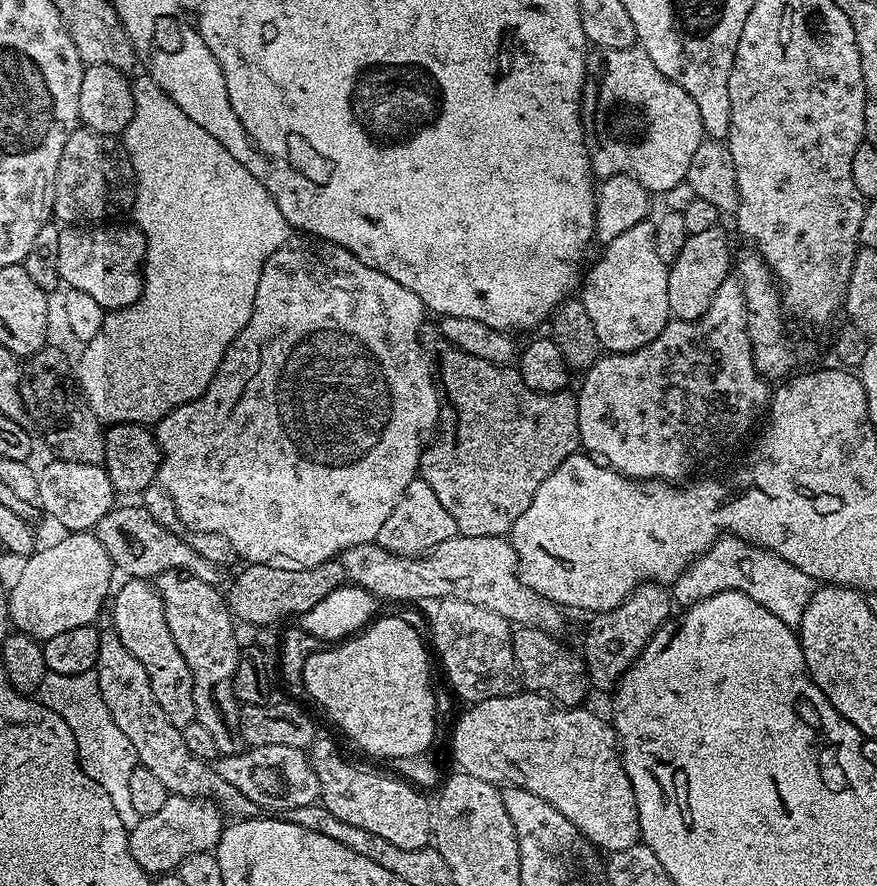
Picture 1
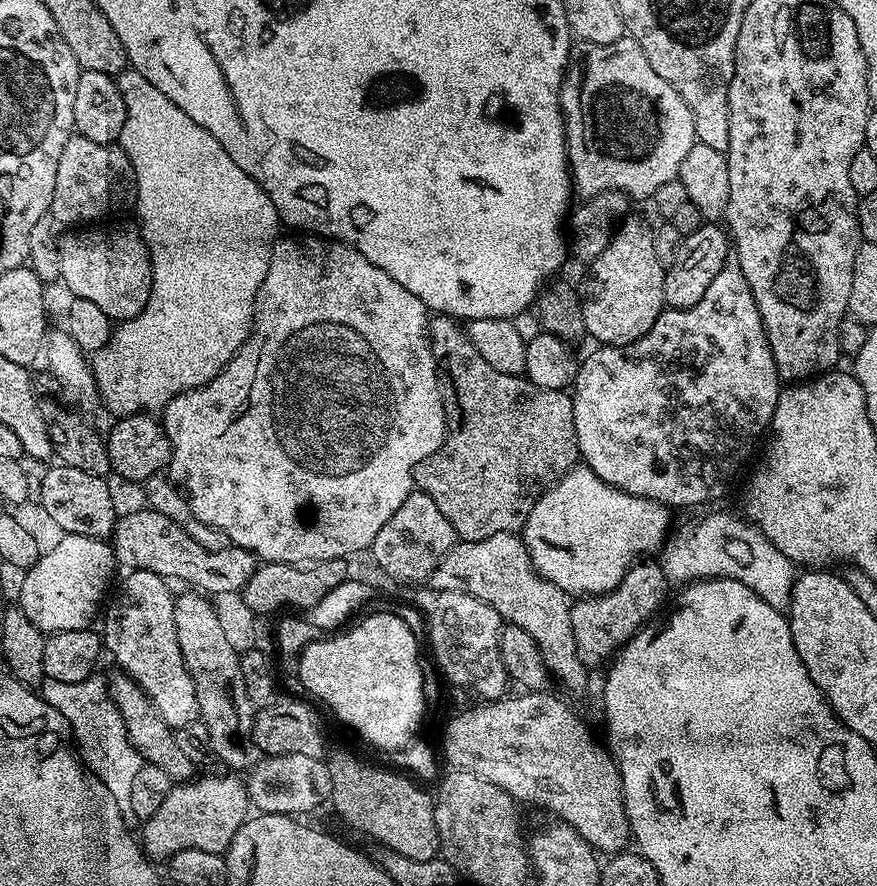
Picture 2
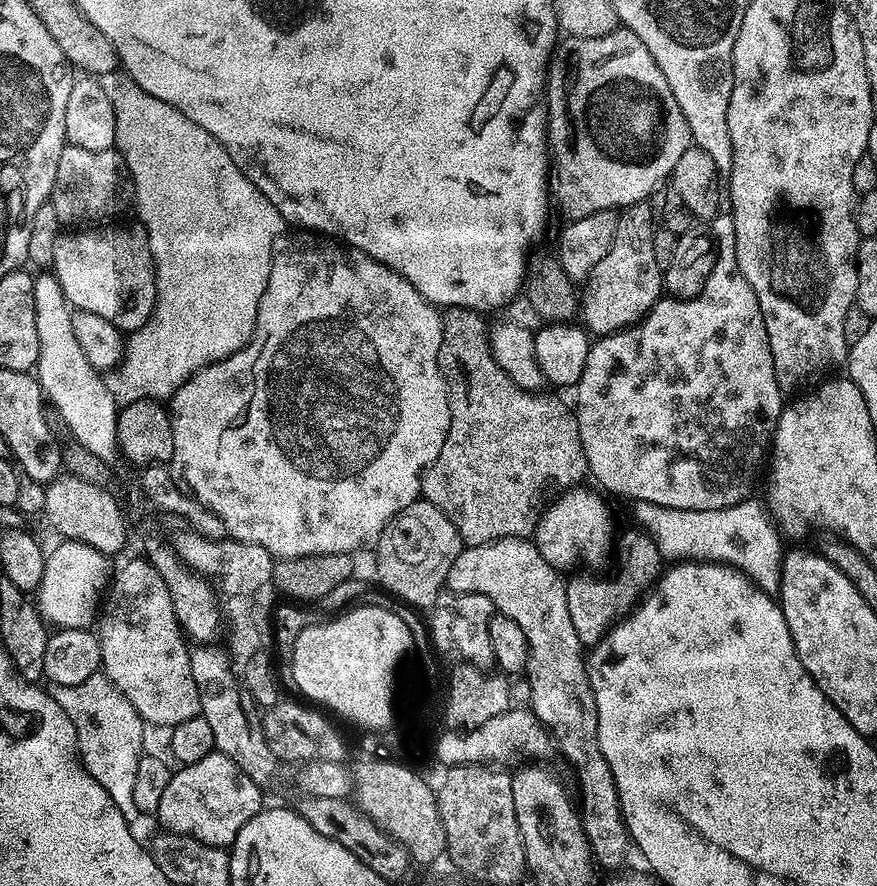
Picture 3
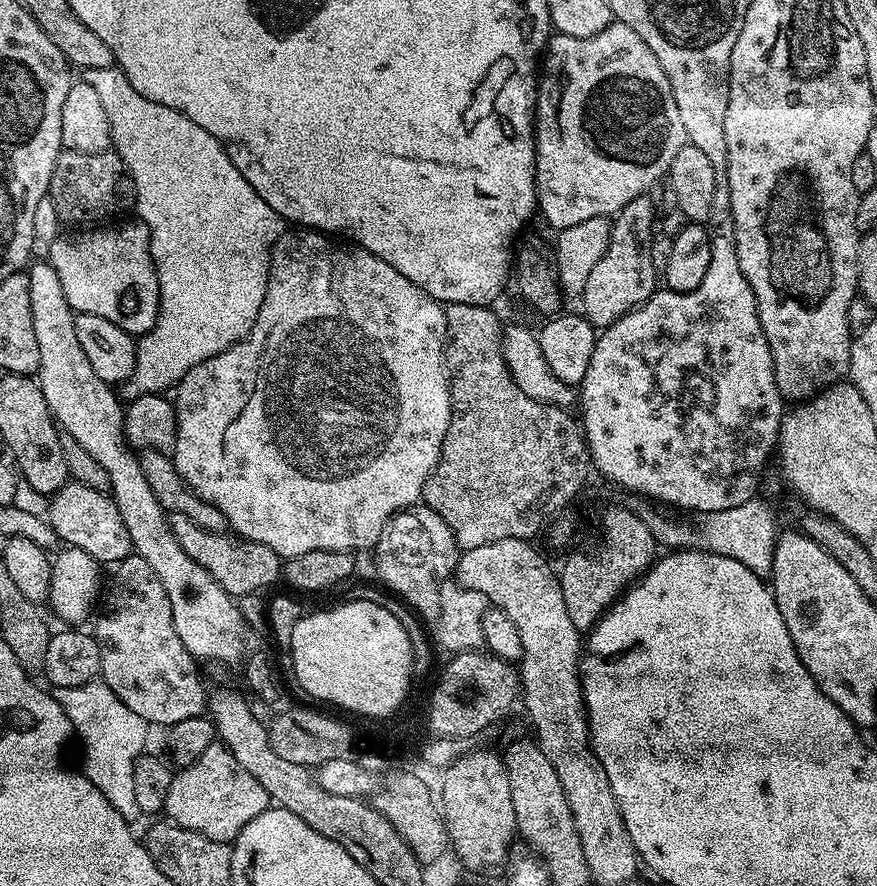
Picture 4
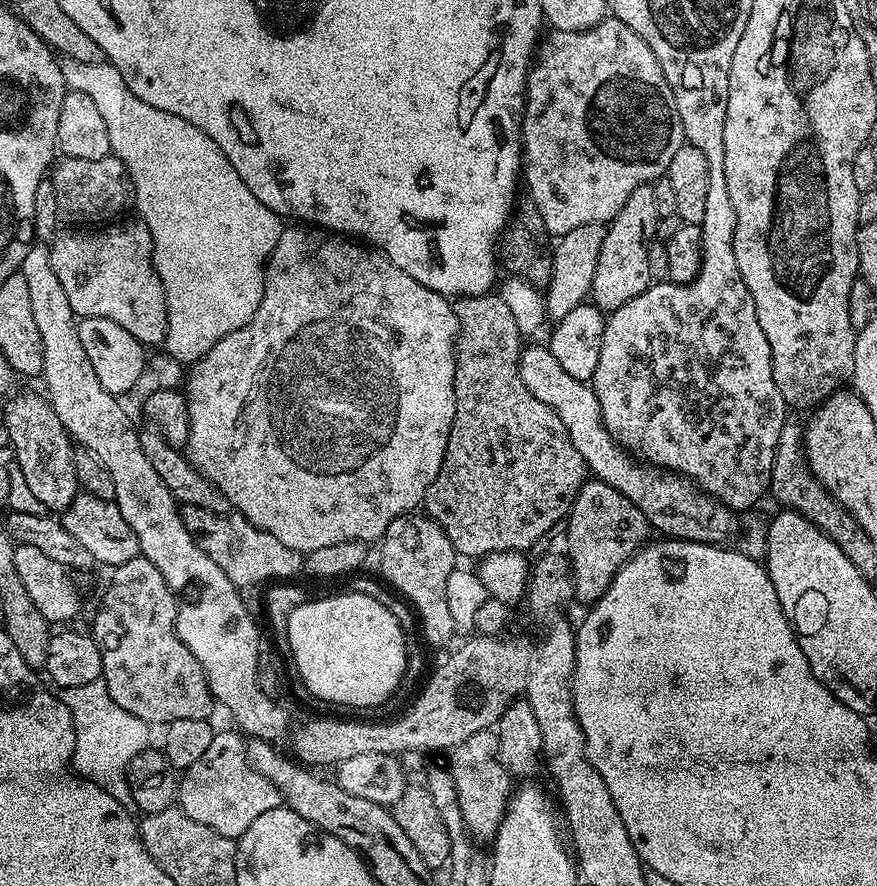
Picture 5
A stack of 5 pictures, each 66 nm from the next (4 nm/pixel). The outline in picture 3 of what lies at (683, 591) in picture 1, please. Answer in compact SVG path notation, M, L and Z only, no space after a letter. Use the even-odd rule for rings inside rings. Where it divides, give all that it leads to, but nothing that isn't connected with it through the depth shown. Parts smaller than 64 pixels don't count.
M745 498L741 504L726 506L722 510L674 510L637 500L631 508L640 519L639 525L650 533L652 541L658 546L660 555L665 561L727 564L729 568L736 568L742 575L749 576L763 592L779 593L780 571L784 565L786 548L780 545L781 533L770 519L763 503L755 504L752 498Z

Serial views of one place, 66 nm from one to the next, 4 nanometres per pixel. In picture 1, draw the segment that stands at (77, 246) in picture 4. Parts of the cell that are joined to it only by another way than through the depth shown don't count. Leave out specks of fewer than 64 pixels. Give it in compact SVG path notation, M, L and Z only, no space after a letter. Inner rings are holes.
M101 222L95 226L64 226L58 234L58 274L68 288L82 290L82 294L90 294L98 306L105 310L125 308L138 298L144 289L144 255L146 254L146 238L135 223L116 224L120 222Z

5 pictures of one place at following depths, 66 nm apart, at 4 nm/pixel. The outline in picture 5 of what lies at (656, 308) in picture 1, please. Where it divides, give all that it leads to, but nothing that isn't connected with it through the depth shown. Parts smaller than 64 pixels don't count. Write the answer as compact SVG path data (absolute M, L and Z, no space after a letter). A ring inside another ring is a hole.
M643 184L626 198L622 210L607 225L602 250L598 254L598 270L594 270L594 282L590 293L591 303L607 314L626 306L630 298L638 298L654 282L648 262L649 241L644 240L644 231L655 225L658 217L654 210L652 184Z

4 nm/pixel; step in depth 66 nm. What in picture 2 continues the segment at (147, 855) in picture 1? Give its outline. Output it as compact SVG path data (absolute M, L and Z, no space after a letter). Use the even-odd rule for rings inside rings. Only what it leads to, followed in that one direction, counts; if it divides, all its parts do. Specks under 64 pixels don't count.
M224 774L228 776L203 776L197 775L195 778L183 782L173 783L170 794L166 794L166 802L158 806L158 811L149 820L143 821L144 840L142 836L142 847L149 857L156 862L167 861L178 850L187 848L197 848L207 852L227 853L230 842L234 834L244 824L250 816L250 801L248 798L248 786L239 775Z

